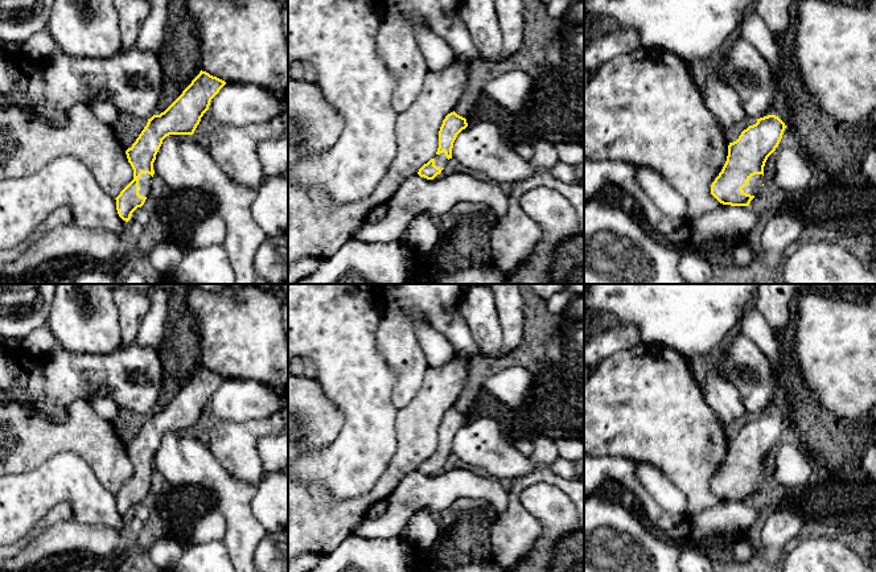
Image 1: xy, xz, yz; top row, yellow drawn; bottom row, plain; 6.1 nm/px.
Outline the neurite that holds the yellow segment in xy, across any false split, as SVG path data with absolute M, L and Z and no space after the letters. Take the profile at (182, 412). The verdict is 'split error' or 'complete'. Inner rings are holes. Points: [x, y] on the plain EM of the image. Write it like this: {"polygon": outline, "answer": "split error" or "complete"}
{"polygon": "M201 366L164 408L148 415L136 437L126 447L133 465L133 476L115 494L118 510L123 517L128 518L149 491L153 458L163 436L169 431L193 431L211 395L225 380L225 376Z", "answer": "split error"}

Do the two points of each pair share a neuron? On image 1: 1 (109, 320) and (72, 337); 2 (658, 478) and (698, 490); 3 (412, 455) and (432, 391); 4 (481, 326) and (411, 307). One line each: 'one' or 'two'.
1: one
2: two
3: one
4: two

